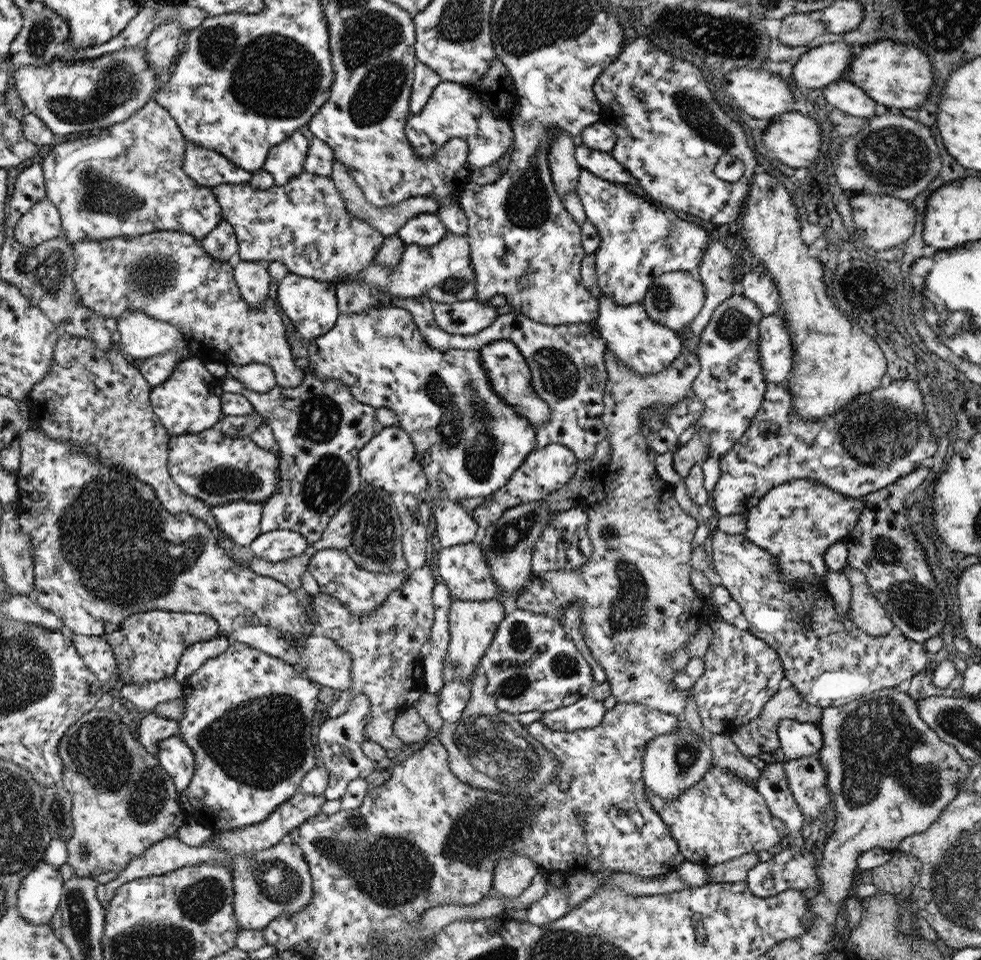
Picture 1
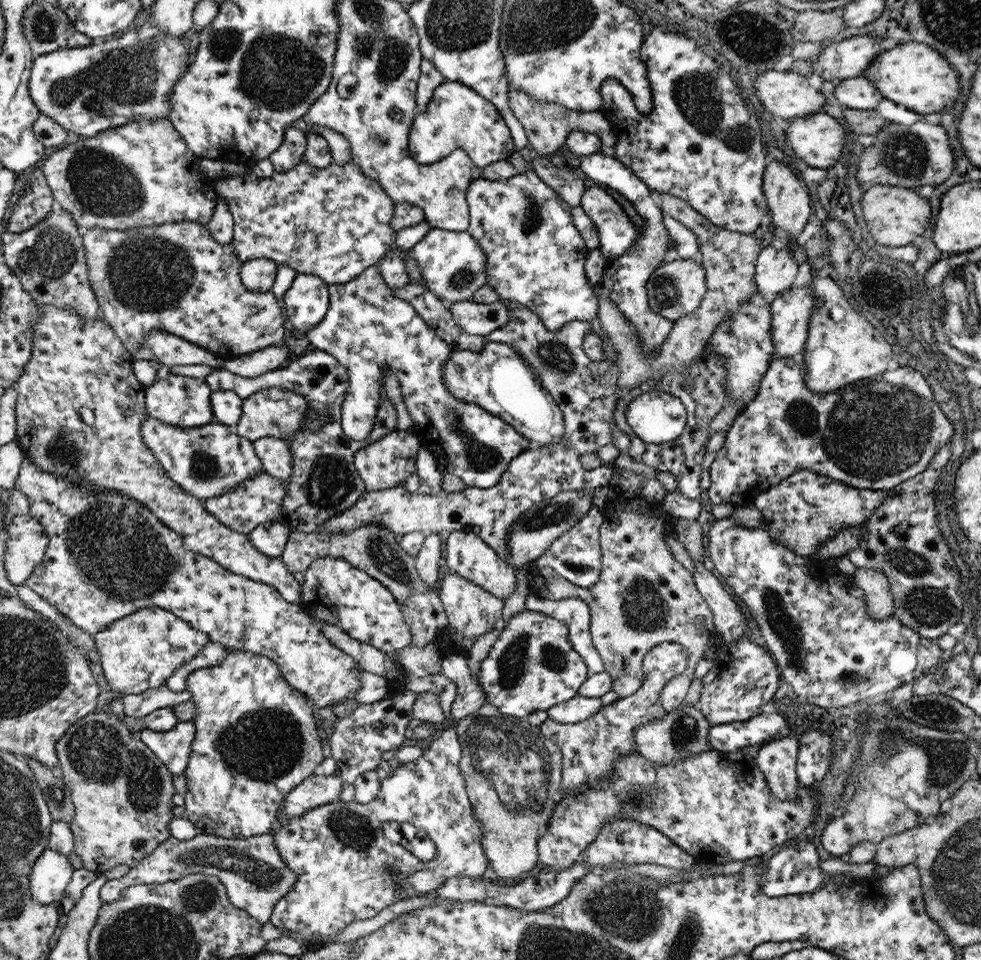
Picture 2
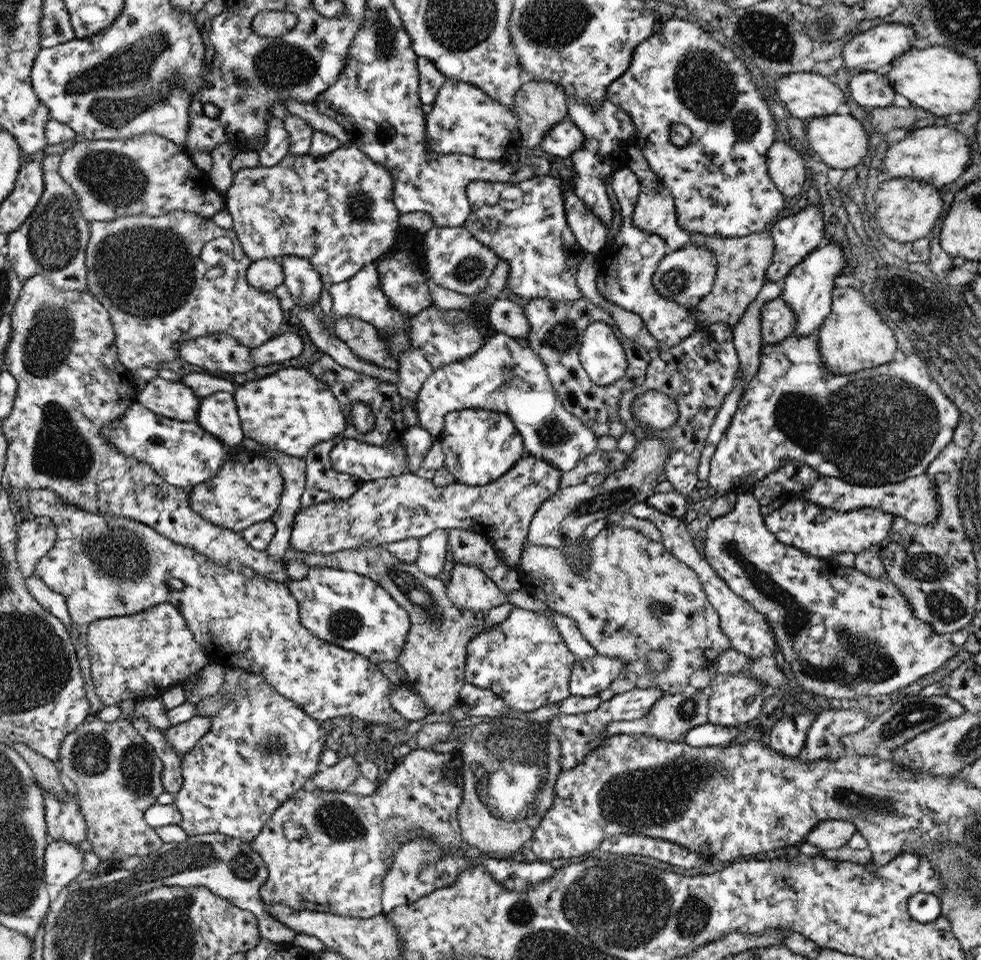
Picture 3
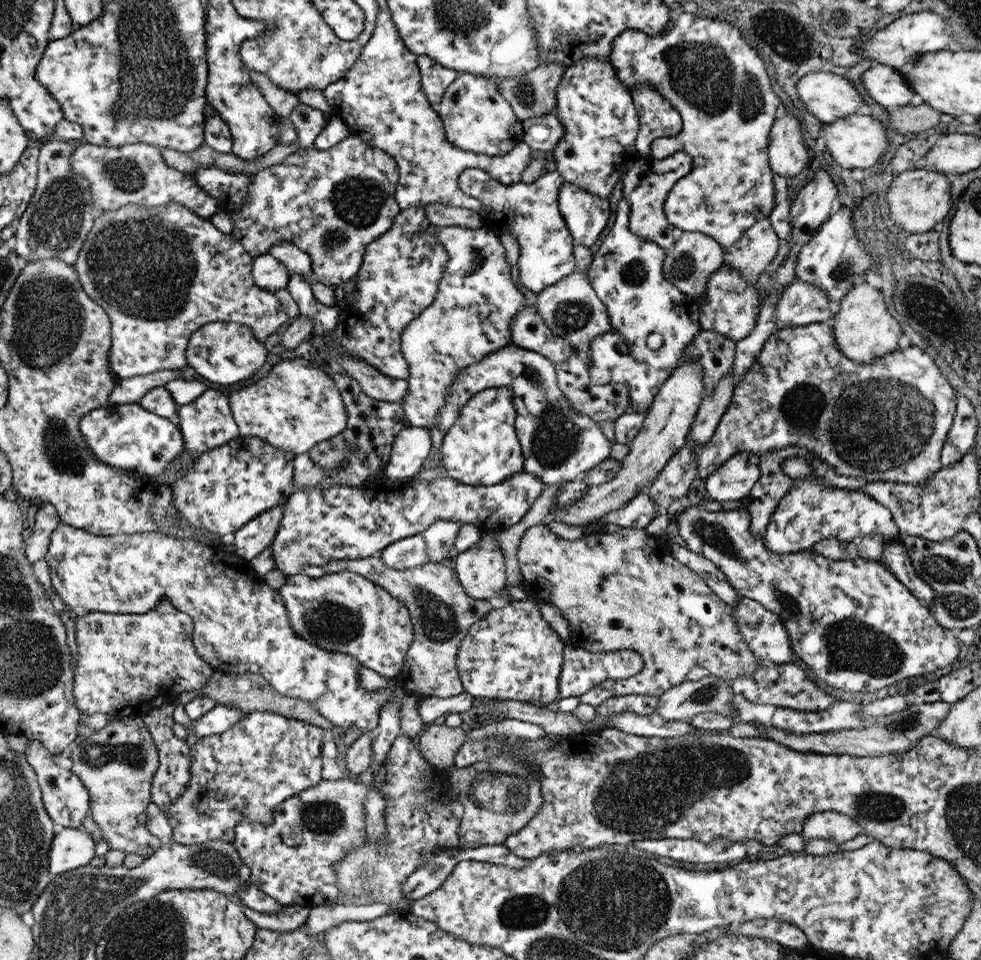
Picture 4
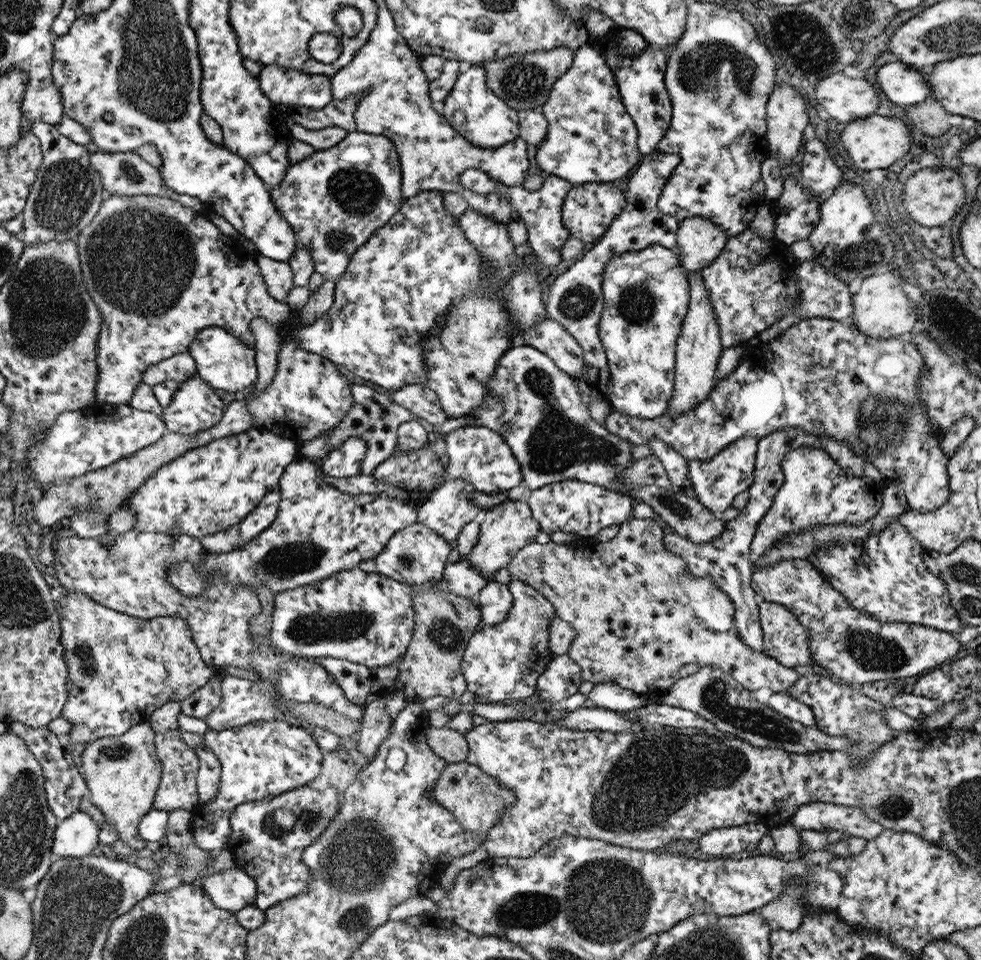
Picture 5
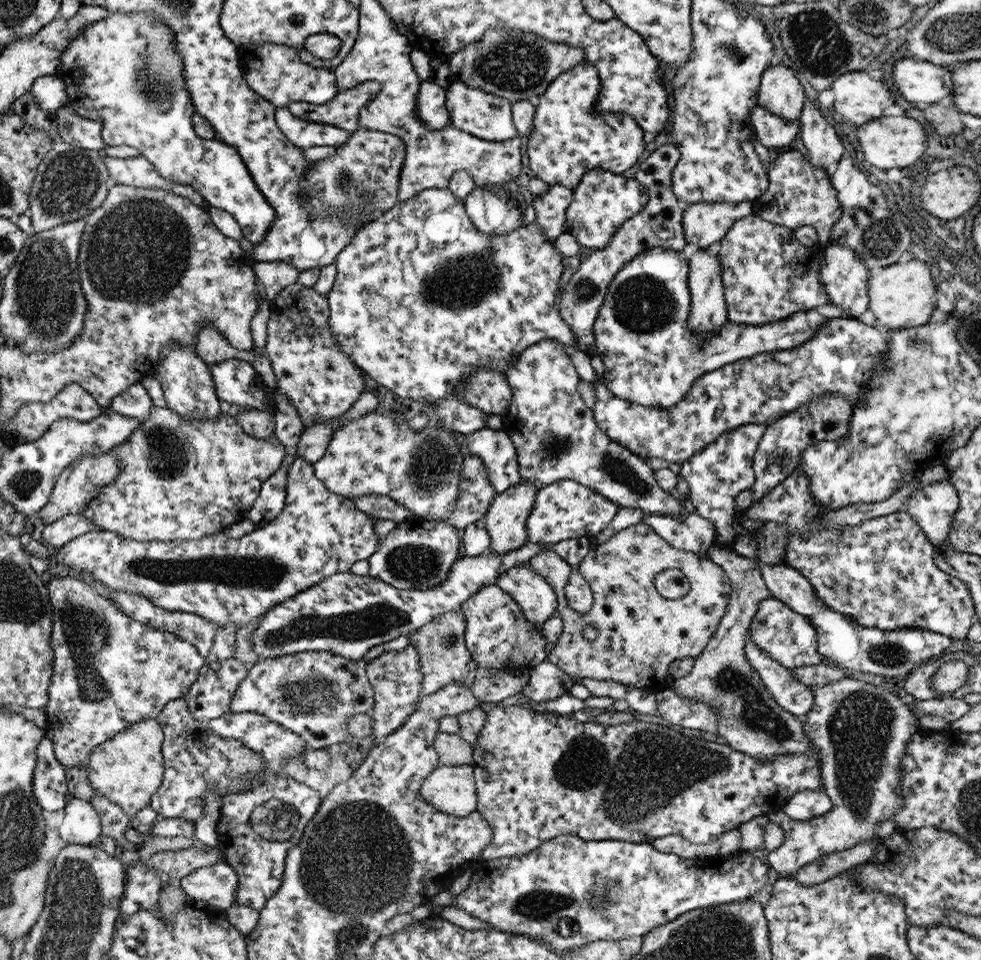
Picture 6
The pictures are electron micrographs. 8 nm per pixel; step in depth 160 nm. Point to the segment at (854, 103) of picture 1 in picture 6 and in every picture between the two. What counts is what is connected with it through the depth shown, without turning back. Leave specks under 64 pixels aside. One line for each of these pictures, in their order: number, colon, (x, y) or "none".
2: (853, 93)
3: (870, 89)
4: (887, 86)
5: (905, 85)
6: (918, 81)

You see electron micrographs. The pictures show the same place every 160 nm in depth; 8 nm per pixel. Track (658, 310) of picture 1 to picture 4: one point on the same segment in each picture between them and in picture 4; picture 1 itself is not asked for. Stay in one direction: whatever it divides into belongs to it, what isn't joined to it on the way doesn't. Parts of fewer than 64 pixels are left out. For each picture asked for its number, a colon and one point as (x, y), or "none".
2: (675, 289)
3: (685, 276)
4: (688, 264)

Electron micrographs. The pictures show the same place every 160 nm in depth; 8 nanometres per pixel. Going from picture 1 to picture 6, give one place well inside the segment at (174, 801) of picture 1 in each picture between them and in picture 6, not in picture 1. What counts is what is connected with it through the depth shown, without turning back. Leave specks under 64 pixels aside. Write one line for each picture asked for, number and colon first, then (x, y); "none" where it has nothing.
2: (122, 792)
3: (117, 773)
4: (117, 764)
5: (122, 775)
6: (128, 770)

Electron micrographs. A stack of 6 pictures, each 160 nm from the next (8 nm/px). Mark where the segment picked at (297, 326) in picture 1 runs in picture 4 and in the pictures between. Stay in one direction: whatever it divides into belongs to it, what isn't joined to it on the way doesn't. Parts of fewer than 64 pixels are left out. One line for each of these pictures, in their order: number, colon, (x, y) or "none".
2: (307, 300)
3: (304, 283)
4: (298, 261)

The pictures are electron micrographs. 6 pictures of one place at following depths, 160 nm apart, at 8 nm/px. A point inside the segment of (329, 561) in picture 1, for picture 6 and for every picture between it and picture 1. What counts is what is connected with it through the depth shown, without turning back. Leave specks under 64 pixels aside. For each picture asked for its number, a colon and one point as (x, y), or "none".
2: (337, 592)
3: (347, 609)
4: (345, 612)
5: (365, 617)
6: (347, 614)

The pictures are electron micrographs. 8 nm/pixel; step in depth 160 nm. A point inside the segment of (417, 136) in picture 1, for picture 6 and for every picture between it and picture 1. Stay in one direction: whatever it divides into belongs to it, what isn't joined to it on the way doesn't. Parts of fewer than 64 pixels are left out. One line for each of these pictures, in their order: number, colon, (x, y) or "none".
2: (456, 117)
3: (463, 119)
4: (477, 118)
5: (488, 121)
6: (487, 116)

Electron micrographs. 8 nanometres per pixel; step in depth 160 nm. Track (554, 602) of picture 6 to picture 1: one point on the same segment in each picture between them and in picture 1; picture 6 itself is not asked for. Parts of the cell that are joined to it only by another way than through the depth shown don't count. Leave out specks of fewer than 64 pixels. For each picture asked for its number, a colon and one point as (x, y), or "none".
1: (533, 664)
2: (532, 666)
3: (524, 660)
4: (512, 654)
5: (504, 661)

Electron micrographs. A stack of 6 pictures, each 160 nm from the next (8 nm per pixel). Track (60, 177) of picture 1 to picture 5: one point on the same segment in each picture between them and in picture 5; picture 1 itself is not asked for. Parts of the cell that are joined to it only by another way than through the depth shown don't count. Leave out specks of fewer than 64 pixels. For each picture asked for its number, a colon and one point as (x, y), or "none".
2: (142, 174)
3: (148, 174)
4: (131, 174)
5: (124, 173)

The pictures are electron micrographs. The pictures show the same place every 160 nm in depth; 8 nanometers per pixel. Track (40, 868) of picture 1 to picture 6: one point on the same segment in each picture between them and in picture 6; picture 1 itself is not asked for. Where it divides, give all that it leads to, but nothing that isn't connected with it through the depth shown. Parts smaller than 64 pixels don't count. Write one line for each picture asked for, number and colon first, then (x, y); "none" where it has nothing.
2: (52, 872)
3: (64, 862)
4: (73, 847)
5: (76, 836)
6: (81, 824)

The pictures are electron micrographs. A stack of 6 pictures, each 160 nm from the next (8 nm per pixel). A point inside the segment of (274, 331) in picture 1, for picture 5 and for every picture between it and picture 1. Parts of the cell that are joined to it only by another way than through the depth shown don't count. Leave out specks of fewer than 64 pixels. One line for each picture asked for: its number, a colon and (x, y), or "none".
2: (177, 277)
3: (146, 270)
4: (159, 273)
5: (159, 272)

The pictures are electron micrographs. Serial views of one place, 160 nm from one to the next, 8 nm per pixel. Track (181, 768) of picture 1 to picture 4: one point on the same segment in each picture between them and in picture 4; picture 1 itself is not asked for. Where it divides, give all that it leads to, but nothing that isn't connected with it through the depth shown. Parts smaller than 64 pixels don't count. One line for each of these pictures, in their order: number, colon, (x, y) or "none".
2: (174, 747)
3: (183, 737)
4: (223, 716)

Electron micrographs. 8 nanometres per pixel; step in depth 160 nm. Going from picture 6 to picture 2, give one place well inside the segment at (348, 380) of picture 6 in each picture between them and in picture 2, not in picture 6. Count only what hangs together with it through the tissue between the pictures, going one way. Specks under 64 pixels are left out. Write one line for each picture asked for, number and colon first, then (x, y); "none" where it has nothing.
2: (271, 412)
3: (291, 410)
4: (298, 405)
5: (308, 395)

